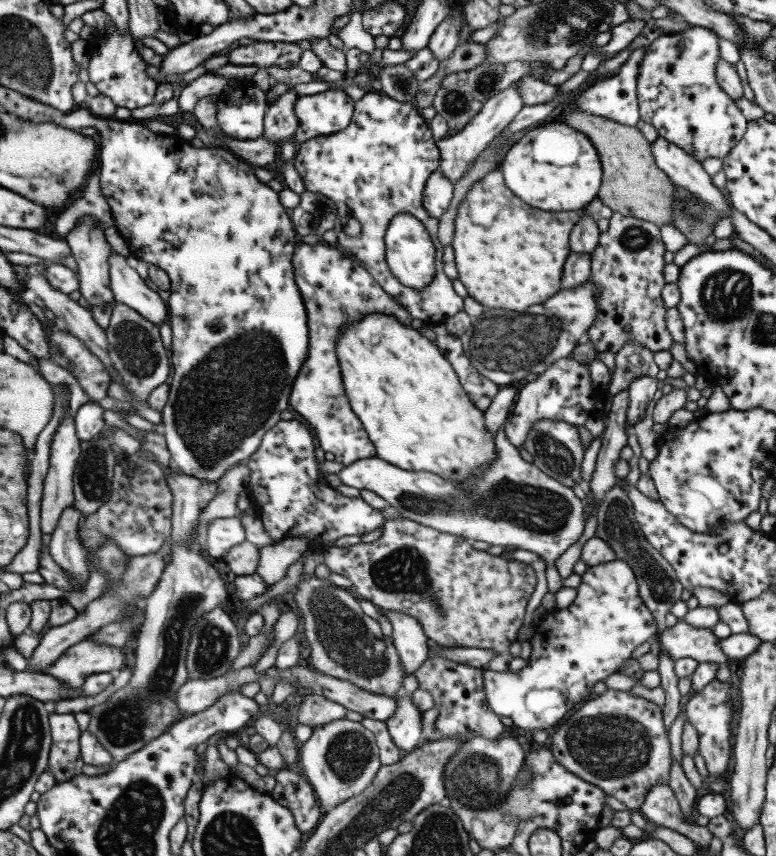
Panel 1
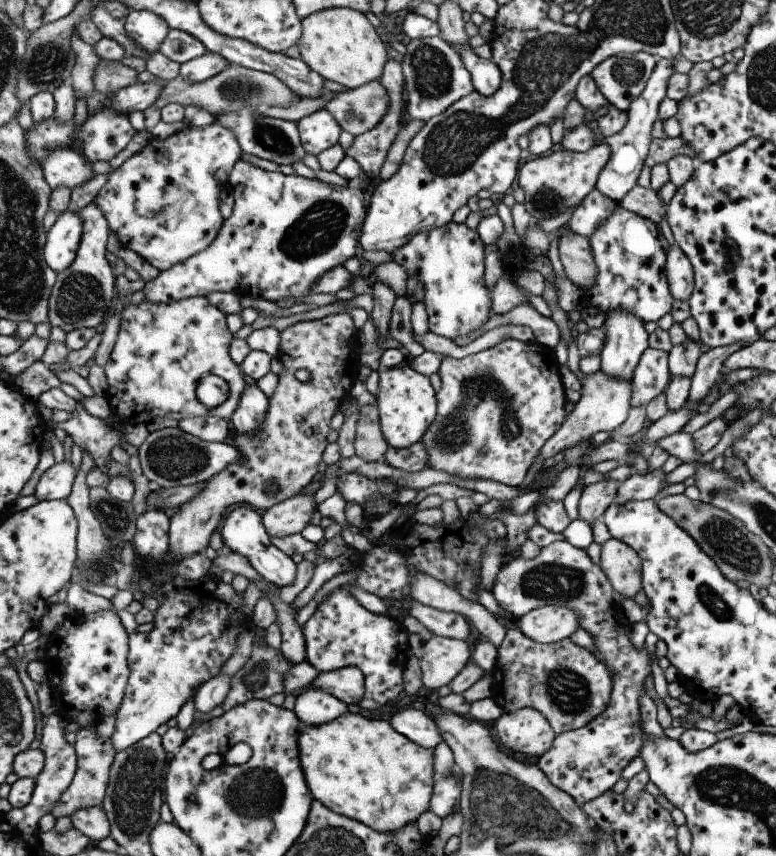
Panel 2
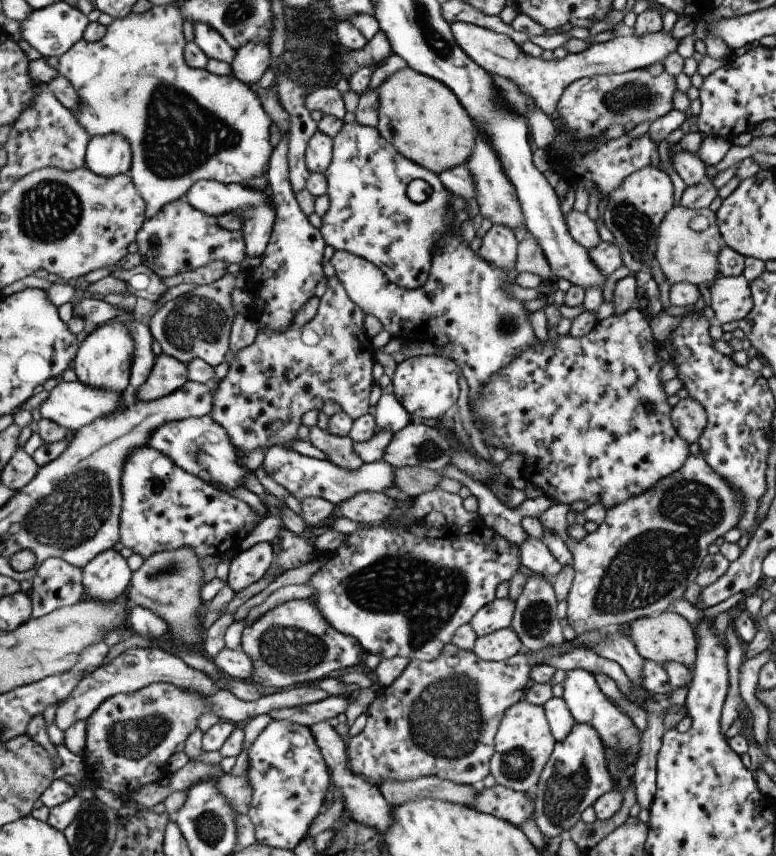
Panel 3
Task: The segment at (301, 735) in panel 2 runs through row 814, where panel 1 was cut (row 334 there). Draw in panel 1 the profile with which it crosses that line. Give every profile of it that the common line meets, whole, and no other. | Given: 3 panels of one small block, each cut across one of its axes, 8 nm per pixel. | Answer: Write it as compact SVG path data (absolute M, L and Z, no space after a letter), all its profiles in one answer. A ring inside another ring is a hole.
M369 312L360 320L354 322L354 326L348 328L348 332L344 332L344 336L340 336L338 340L338 360L340 360L340 368L342 368L342 380L344 380L344 388L348 397L352 412L358 416L364 430L368 432L370 442L375 446L376 457L398 466L402 470L414 472L430 472L452 480L456 485L458 482L465 482L469 476L473 476L475 472L479 472L479 468L485 468L494 462L497 457L497 448L495 447L495 436L493 437L488 431L484 414L482 410L478 410L477 406L470 400L470 397L463 389L453 366L446 360L435 342L426 339L420 334L418 329L411 326L404 326L395 316L382 314L381 312Z

